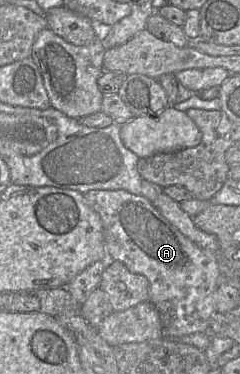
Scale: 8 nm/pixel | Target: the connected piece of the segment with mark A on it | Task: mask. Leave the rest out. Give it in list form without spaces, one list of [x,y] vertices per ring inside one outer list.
[[[91,190],[83,194],[87,205],[101,218],[107,261],[119,261],[149,282],[149,302],[157,309],[163,326],[163,336],[178,339],[195,333],[209,333],[210,318],[216,312],[214,293],[221,281],[221,272],[211,254],[206,254],[171,225],[142,195],[126,190]]]

